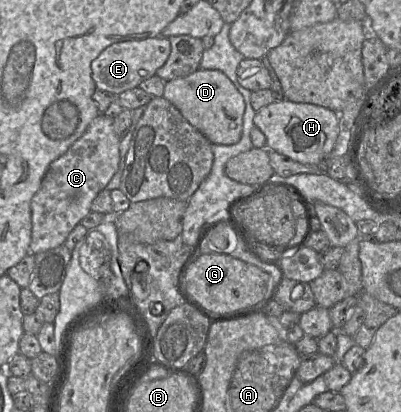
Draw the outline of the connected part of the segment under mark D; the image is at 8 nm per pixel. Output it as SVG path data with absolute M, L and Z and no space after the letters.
M199 69L188 76L166 81L162 96L211 144L231 145L241 139L245 101L223 72Z

